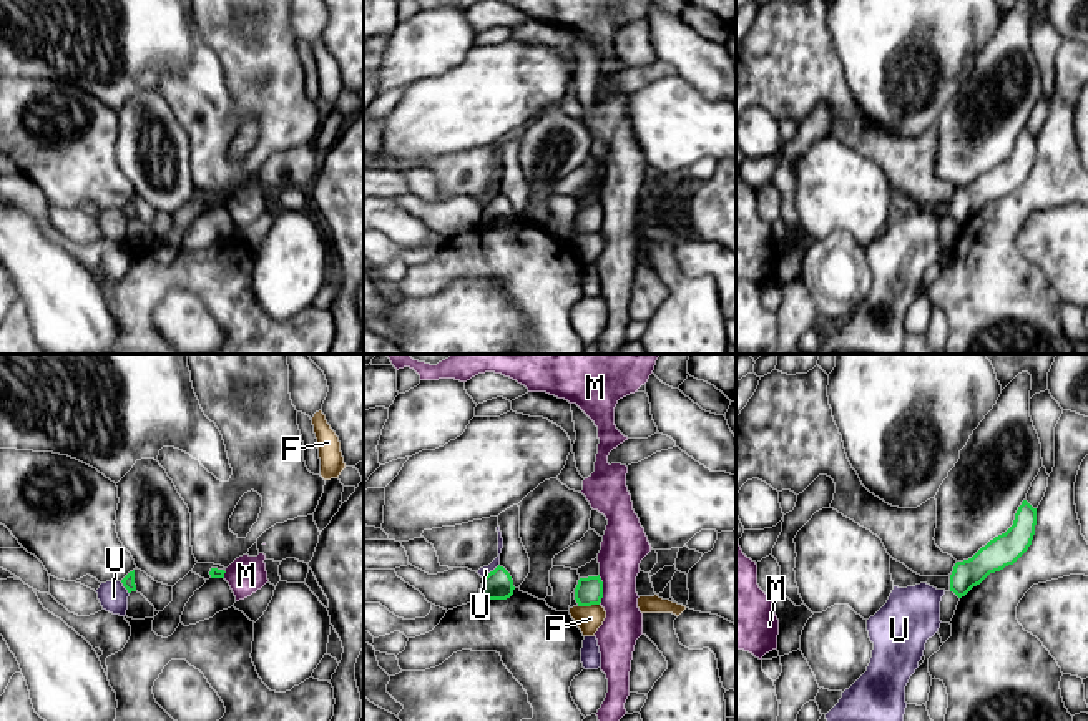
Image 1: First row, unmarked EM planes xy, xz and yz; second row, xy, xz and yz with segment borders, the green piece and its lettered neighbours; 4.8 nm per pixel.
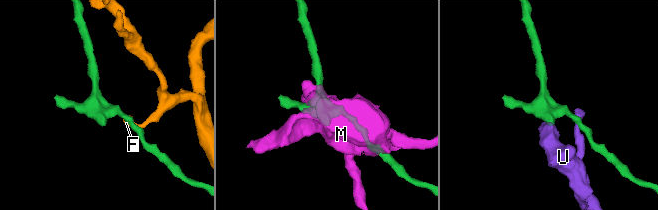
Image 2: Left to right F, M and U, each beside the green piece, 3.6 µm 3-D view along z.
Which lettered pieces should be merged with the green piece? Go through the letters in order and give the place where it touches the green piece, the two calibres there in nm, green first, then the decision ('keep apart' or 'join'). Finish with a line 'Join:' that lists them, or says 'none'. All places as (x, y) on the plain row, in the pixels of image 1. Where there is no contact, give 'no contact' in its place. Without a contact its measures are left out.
F: contact xz (588, 233); calibres 130 and 120 nm; keep apart
M: contact xz (602, 218); calibres 130 and 220 nm; keep apart
U: contact xz (490, 200); calibres 140 and 50 nm; keep apart
Join: none

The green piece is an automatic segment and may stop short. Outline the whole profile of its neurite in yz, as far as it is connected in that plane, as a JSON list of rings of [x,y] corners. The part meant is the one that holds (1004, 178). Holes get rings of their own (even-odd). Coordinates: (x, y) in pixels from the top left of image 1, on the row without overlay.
[[[1023,128],[1013,153],[1005,161],[990,168],[972,186],[955,191],[950,203],[950,219],[962,226],[990,201],[1013,193],[1032,173],[1035,153],[1037,136]]]

